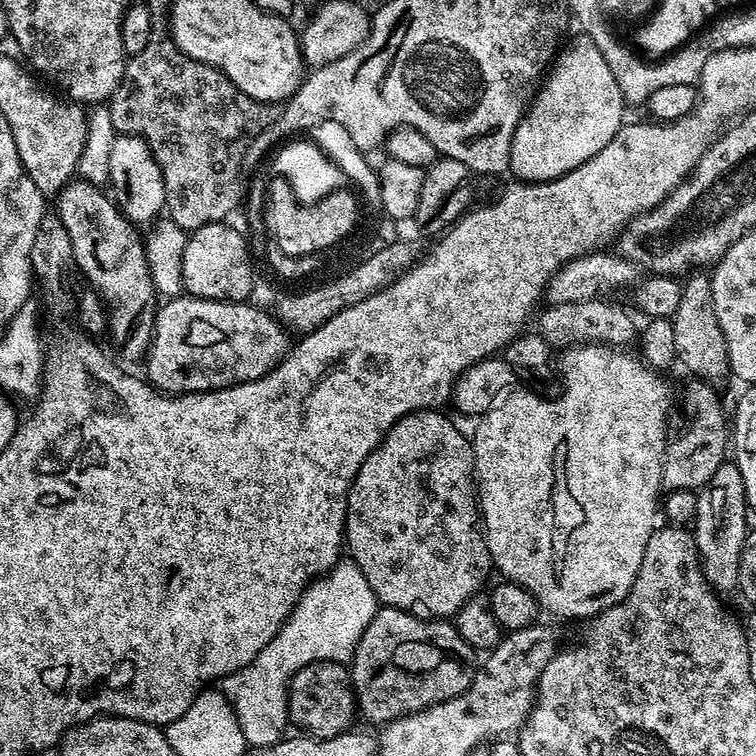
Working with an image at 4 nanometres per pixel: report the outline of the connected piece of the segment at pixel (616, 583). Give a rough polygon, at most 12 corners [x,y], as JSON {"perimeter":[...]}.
{"perimeter":[[569,348],[471,437],[495,571],[622,602],[658,527],[672,388]]}

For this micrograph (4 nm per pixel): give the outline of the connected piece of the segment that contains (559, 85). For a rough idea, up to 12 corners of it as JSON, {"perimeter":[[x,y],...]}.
{"perimeter":[[586,35],[557,55],[510,142],[511,175],[557,180],[625,123]]}

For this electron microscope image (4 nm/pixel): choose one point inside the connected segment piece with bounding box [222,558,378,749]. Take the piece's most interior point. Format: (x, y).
(327, 623)

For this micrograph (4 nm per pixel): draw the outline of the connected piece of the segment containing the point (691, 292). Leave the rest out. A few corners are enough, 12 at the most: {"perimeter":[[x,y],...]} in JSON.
{"perimeter":[[707,275],[683,281],[674,326],[679,367],[716,386],[730,376]]}

